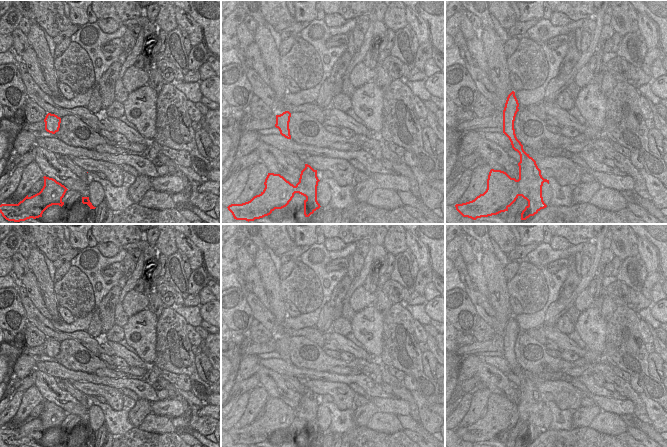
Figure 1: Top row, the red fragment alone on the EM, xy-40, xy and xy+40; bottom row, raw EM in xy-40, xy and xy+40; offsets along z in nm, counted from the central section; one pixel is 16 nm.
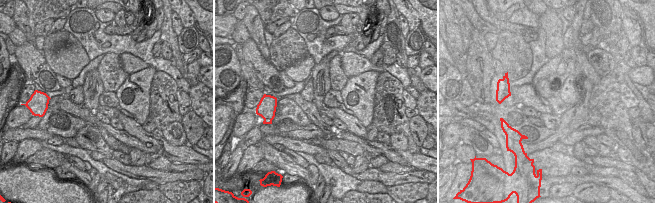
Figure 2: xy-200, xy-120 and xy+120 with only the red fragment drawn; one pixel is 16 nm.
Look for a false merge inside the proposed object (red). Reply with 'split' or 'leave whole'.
split

